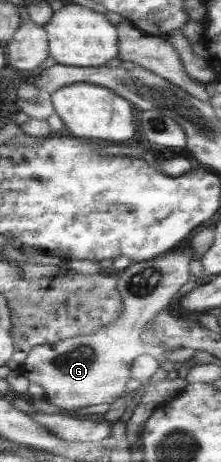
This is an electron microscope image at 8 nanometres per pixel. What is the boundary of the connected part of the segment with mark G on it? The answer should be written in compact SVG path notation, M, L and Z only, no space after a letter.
M175 249L161 257L127 266L116 276L117 291L123 299L123 311L116 319L93 334L33 347L19 371L31 384L39 384L44 388L47 402L63 408L65 412L73 412L77 417L78 411L85 406L111 404L123 396L127 392L132 360L138 356L151 355L159 364L169 360L184 362L191 359L196 352L193 348L176 348L167 352L161 345L146 345L141 340L142 330L149 320L159 312L166 311L175 294L186 289L191 260L192 254Z

